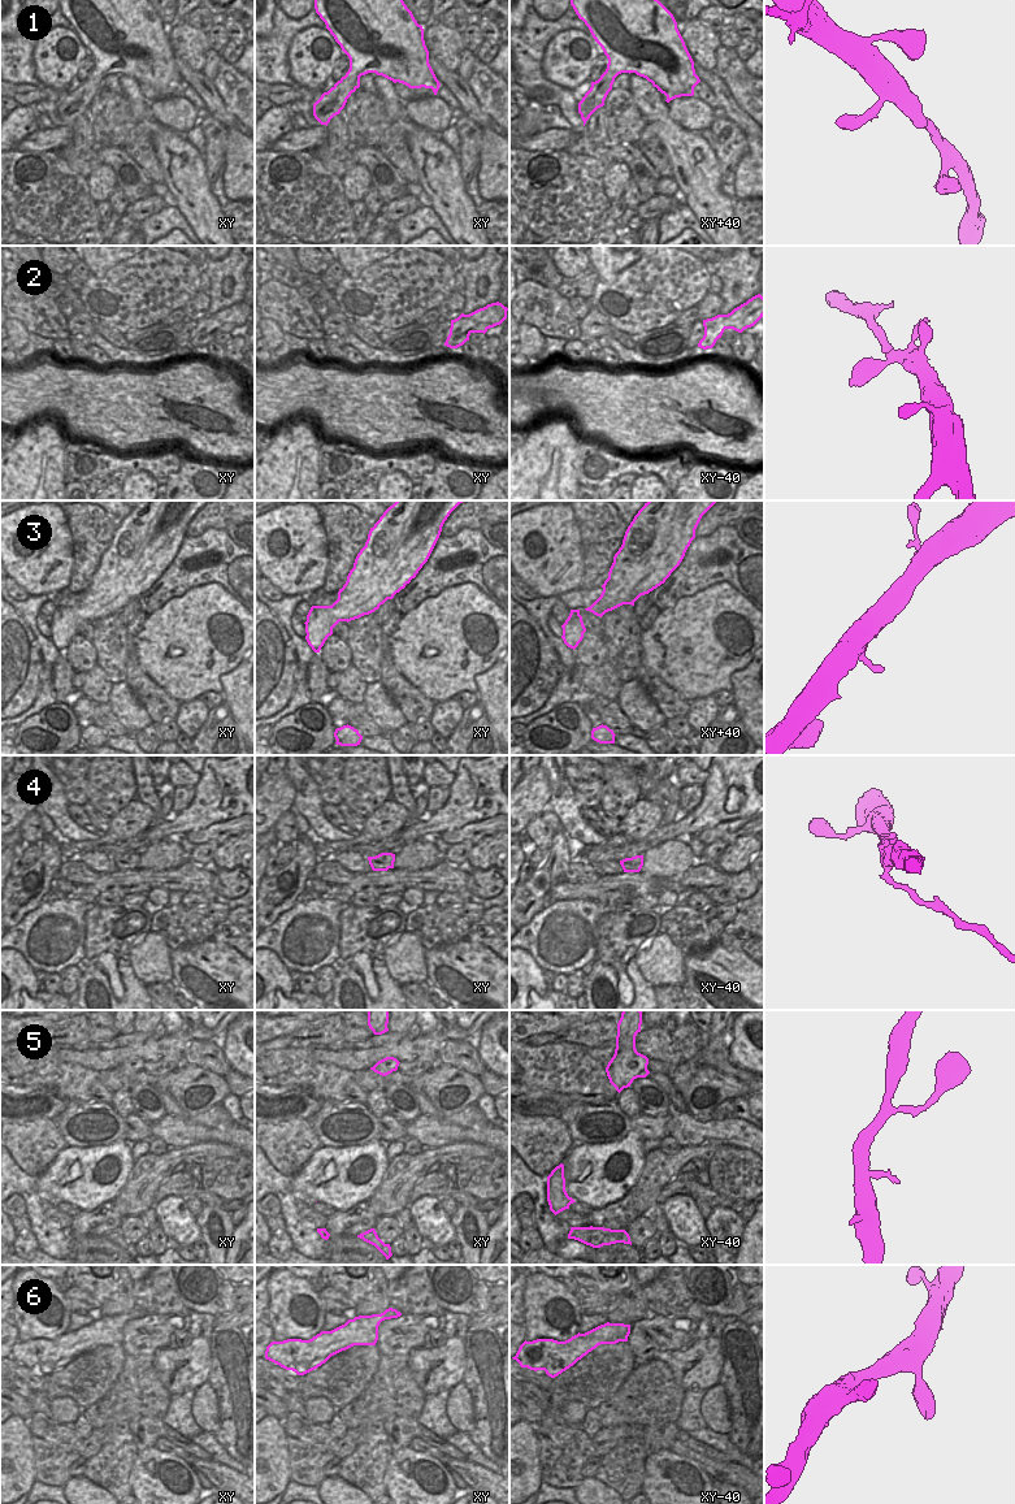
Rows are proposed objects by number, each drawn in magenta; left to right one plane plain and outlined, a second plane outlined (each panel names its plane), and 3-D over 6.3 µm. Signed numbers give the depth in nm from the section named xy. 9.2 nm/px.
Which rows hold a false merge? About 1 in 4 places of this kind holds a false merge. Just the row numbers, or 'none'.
4

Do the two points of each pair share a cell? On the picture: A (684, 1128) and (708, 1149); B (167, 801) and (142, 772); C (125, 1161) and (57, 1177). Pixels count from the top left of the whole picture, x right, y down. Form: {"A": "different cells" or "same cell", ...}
{"A": "different cells", "B": "different cells", "C": "same cell"}

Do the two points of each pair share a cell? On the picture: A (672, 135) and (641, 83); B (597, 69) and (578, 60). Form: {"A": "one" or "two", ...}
{"A": "one", "B": "two"}

